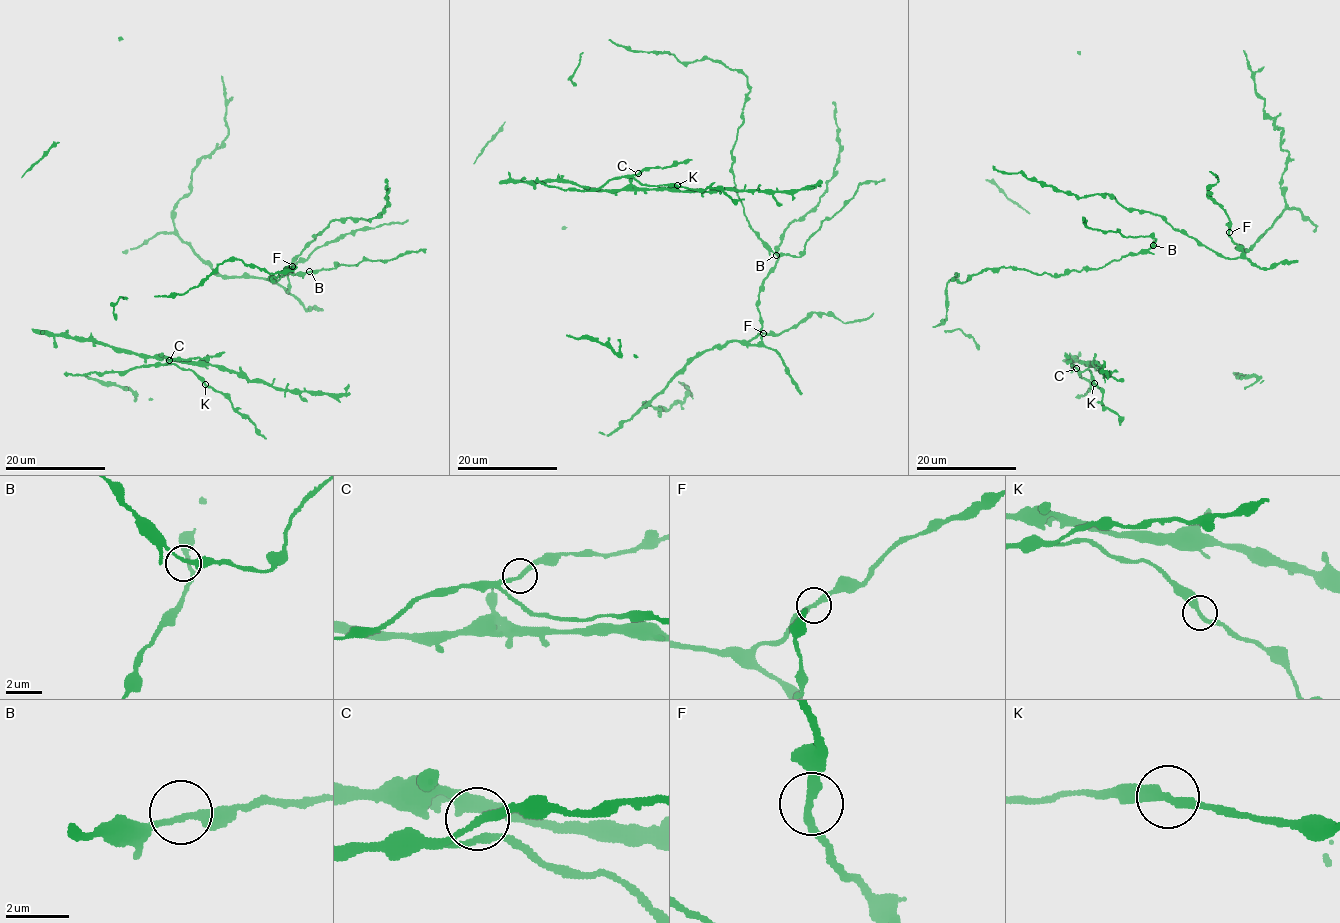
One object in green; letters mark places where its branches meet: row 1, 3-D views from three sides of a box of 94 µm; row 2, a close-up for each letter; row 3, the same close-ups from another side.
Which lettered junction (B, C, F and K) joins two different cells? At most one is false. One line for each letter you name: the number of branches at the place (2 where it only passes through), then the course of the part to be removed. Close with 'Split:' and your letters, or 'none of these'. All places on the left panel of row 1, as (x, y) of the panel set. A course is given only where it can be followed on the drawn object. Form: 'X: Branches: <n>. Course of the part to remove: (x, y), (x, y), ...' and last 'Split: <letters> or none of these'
Split: none of these

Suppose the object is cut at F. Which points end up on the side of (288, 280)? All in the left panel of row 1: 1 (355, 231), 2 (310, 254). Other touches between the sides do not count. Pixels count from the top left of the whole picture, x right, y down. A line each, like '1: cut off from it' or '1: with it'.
1: cut off from it
2: cut off from it

